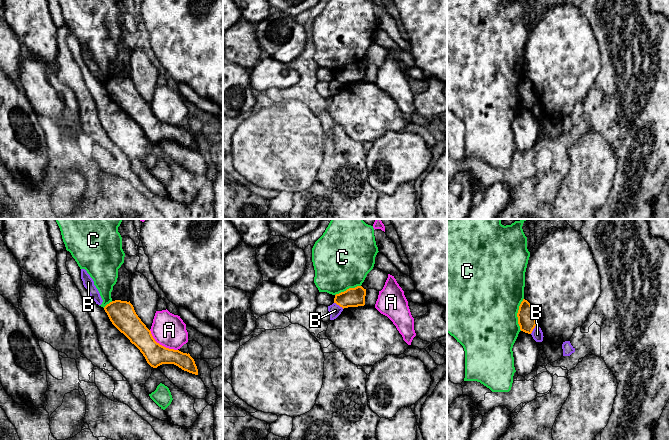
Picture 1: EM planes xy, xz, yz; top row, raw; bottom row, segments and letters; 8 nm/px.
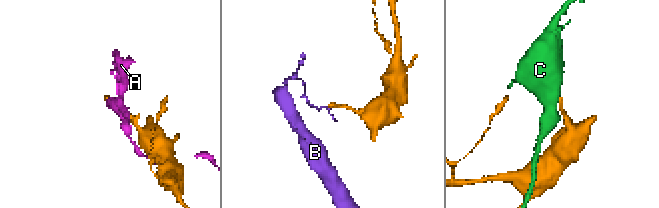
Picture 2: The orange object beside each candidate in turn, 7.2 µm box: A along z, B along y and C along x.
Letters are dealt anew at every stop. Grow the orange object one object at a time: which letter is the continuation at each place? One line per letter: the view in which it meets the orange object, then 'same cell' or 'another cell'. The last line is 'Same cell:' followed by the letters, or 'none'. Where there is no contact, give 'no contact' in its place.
A: xy | another cell
B: yz | another cell
C: yz | another cell
Same cell: none

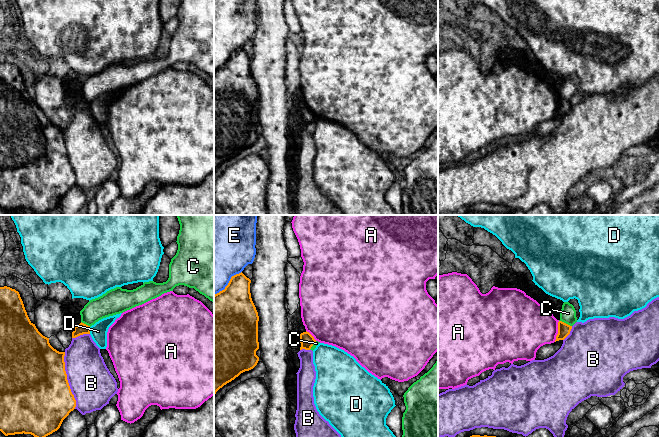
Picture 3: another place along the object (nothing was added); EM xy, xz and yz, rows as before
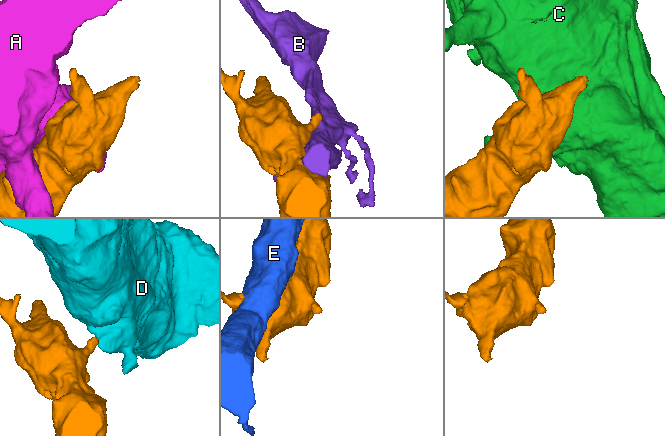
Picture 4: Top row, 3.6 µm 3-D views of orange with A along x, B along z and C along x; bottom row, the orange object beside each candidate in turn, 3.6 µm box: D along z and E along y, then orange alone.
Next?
A: yz | another cell
B: xy | another cell
C: yz | another cell
D: xy | another cell
E: xz | another cell
Same cell: none

